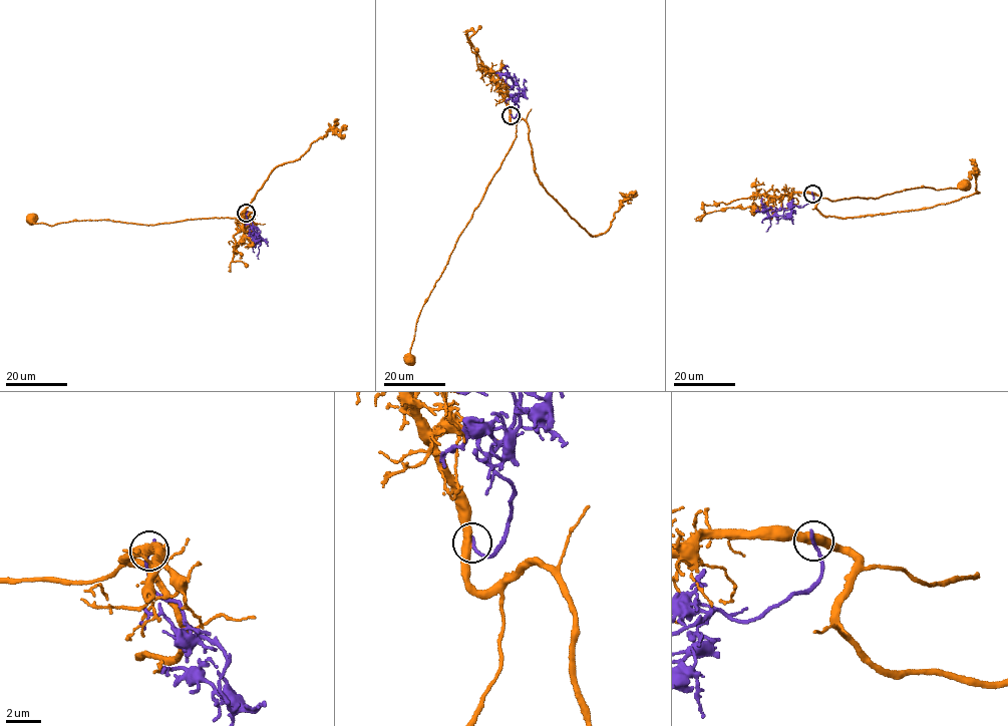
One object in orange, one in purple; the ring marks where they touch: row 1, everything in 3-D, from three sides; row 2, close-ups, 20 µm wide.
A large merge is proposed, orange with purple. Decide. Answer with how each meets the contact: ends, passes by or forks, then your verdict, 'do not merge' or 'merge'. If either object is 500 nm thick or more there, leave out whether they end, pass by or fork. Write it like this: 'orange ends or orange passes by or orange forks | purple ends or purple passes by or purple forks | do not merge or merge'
orange passes by | purple ends | do not merge

